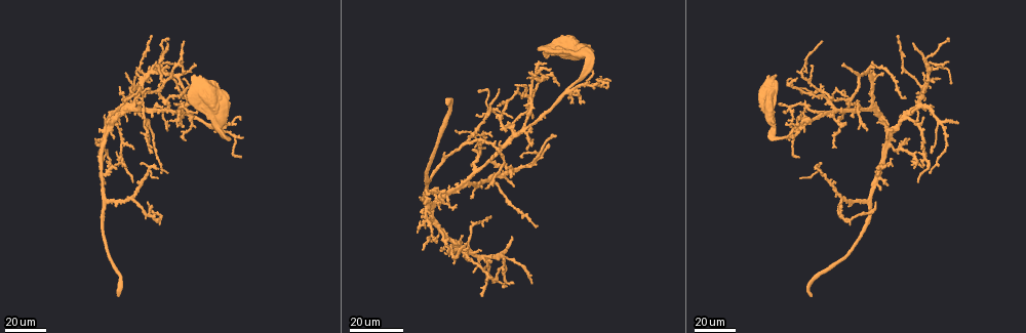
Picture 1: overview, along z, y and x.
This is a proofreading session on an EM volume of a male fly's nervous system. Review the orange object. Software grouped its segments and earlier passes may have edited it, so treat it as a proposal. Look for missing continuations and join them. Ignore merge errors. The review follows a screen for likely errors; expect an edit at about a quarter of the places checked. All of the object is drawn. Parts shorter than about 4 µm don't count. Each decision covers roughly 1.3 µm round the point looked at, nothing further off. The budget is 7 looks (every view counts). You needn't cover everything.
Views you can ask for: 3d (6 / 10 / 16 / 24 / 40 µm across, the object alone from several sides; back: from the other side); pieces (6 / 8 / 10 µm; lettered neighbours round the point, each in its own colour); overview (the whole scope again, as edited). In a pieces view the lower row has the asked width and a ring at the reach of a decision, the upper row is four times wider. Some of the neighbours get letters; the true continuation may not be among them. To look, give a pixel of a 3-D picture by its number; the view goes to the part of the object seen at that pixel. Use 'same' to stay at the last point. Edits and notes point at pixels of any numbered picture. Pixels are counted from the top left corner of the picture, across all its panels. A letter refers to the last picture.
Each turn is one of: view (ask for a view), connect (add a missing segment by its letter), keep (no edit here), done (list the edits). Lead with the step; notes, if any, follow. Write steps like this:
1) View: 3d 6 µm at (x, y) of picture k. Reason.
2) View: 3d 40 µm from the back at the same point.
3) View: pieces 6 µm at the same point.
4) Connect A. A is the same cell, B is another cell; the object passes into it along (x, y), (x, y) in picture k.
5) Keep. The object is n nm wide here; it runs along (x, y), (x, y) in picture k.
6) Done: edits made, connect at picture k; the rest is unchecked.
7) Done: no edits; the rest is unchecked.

View: 3d 40 µm at (472, 273) of picture 1. An open end.

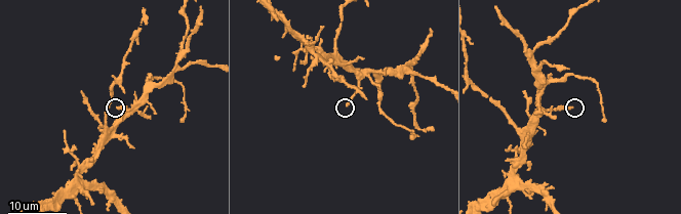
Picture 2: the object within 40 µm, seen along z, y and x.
View: pieces 10 µm at (573, 109) of picture 2.

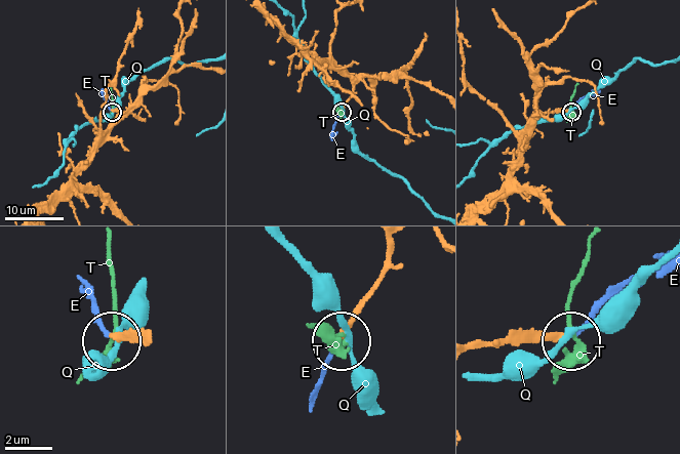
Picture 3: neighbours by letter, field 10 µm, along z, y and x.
Connect E. E is the same cell, Q and T are other cells; the object passes into it along (147, 343), (113, 337), (84, 292) in picture 3; it goes on there.

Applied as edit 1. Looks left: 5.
View: 3d 24 µm at (530, 281) of picture 1. Long arm stops here.

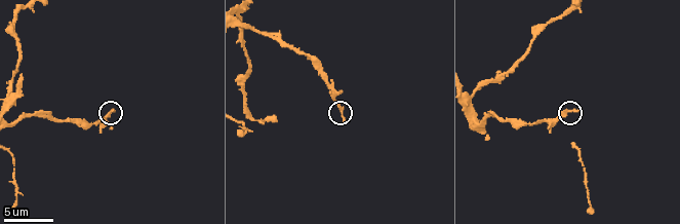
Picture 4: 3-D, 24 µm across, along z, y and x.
View: pieces 8 µm at (345, 119) of picture 4.

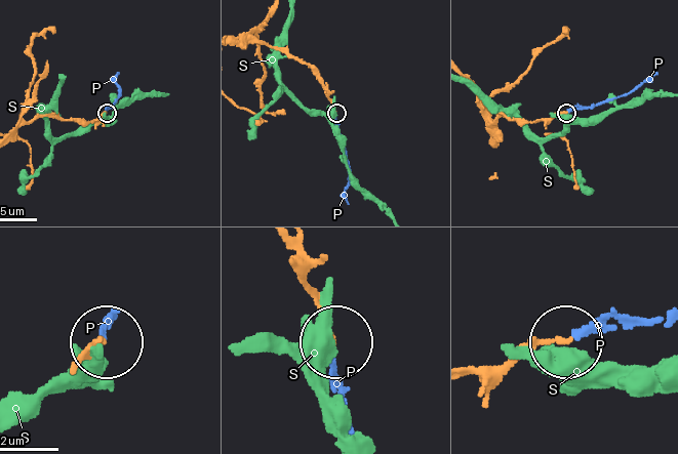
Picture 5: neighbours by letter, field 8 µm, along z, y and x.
Connect P. P is the same cell, S is another cell; the cell continues.

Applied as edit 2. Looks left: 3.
View: 3d 24 µm at (478, 93) of picture 1. Long arm stops here.

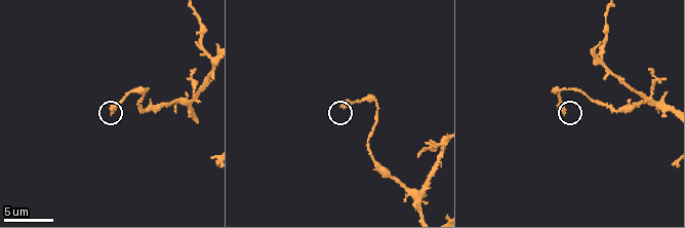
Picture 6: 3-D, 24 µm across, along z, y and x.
View: pieces 6 µm at (112, 111) of picture 6.

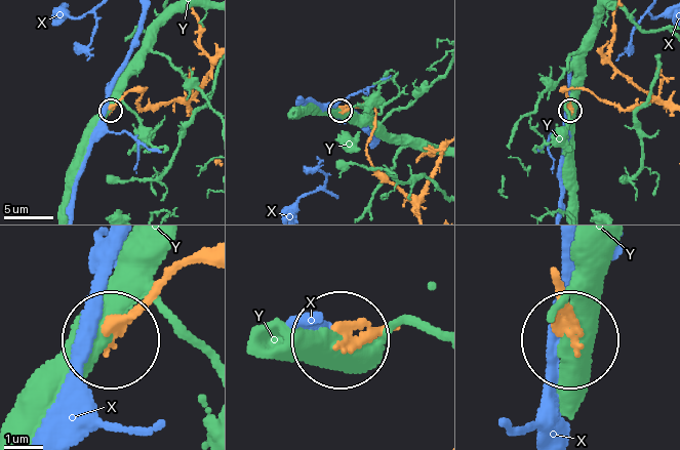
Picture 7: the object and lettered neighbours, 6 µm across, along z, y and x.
Keep. The object is 240 nm wide here; X and Y are other cells; none of them fits.

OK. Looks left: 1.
Done: edits made, connect at picture 3, connect at picture 5; the rest is unchecked.

